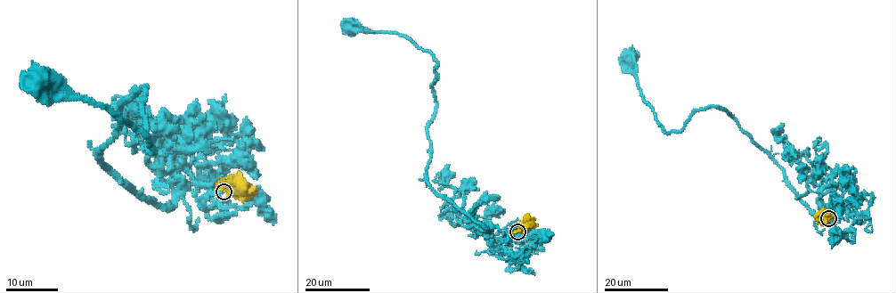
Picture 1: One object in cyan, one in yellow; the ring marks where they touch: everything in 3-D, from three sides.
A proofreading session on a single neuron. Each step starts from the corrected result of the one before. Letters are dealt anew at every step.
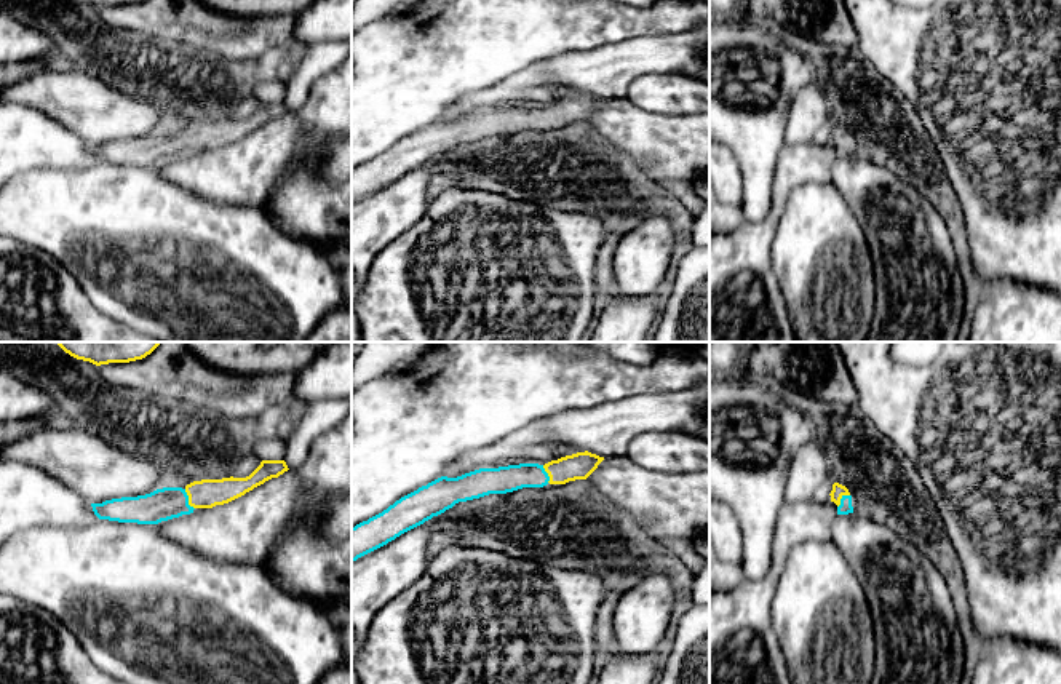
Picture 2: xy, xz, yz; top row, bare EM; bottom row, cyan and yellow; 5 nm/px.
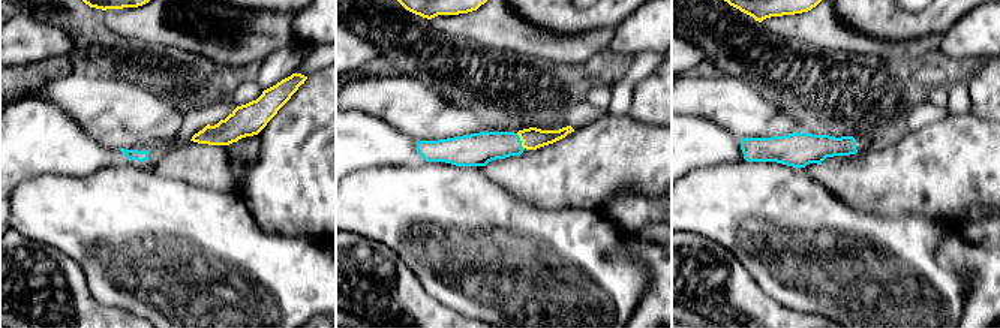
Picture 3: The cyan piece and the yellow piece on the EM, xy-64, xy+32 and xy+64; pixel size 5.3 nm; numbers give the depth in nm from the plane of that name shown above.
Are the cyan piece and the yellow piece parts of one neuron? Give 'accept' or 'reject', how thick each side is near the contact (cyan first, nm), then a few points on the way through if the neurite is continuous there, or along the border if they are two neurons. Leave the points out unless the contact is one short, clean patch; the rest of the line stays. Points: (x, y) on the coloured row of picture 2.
accept; 160 nm thick on the cyan side, 140 nm on the other; runs through xy (165, 504), (187, 499), (208, 493)

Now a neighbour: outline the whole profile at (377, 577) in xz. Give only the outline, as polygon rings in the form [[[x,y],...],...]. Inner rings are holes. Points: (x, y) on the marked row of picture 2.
[[[431,519],[352,563],[352,668],[376,614],[428,566]]]

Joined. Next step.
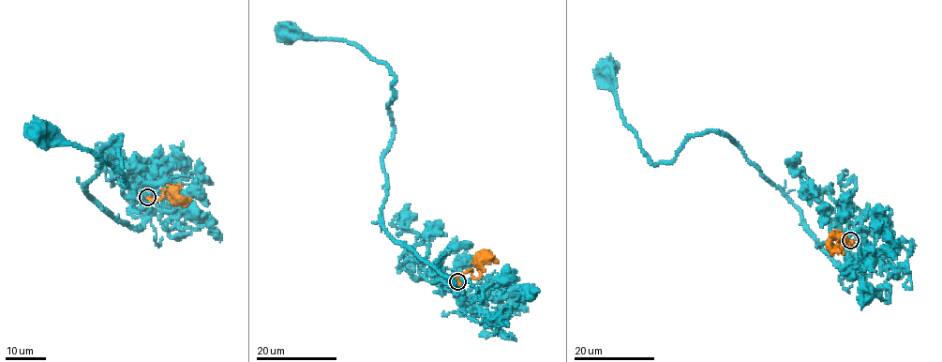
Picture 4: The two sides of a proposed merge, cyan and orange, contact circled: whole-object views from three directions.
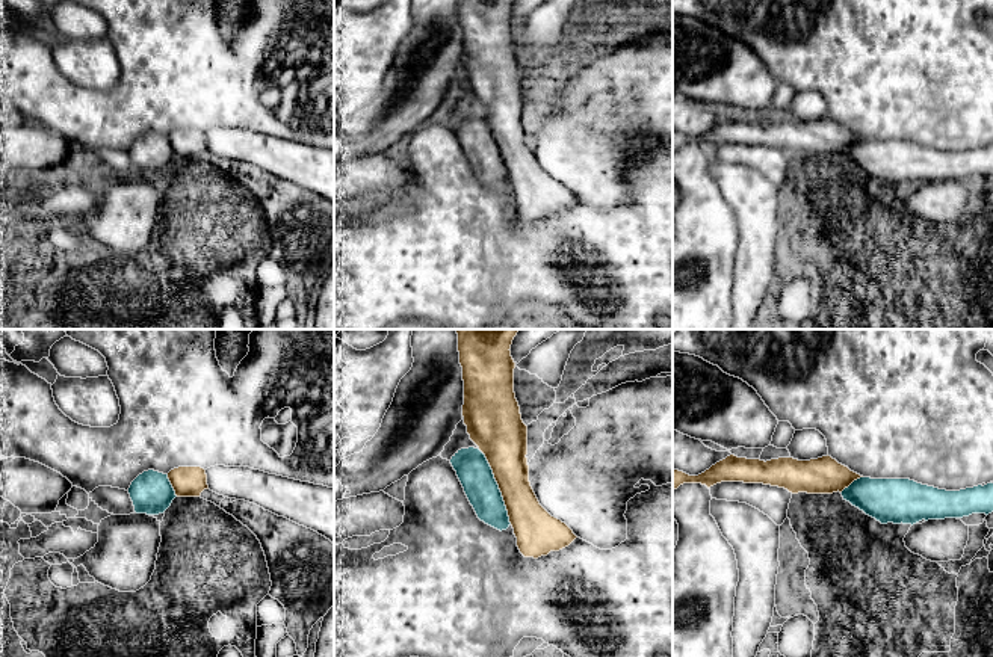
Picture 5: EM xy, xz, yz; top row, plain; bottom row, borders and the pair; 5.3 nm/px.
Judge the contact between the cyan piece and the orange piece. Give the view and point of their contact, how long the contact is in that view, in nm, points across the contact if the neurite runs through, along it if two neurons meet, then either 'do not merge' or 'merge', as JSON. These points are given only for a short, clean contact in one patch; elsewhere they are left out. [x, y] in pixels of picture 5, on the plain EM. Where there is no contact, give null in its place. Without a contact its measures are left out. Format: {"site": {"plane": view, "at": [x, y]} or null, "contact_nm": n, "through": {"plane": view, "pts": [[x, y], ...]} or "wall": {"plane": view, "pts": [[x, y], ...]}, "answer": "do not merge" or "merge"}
{"site": {"plane": "xz", "at": [498, 148]}, "contact_nm": 440, "answer": "merge"}

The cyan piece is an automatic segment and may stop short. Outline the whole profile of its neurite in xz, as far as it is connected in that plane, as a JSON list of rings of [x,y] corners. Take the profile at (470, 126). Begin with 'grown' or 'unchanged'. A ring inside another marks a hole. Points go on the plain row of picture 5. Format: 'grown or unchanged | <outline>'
grown | [[[458,0],[464,42],[462,79],[467,95],[478,109],[458,112],[450,125],[478,180],[500,193],[511,187],[520,214],[538,221],[568,208],[577,198],[540,166],[529,143],[527,88],[514,54],[512,2]]]

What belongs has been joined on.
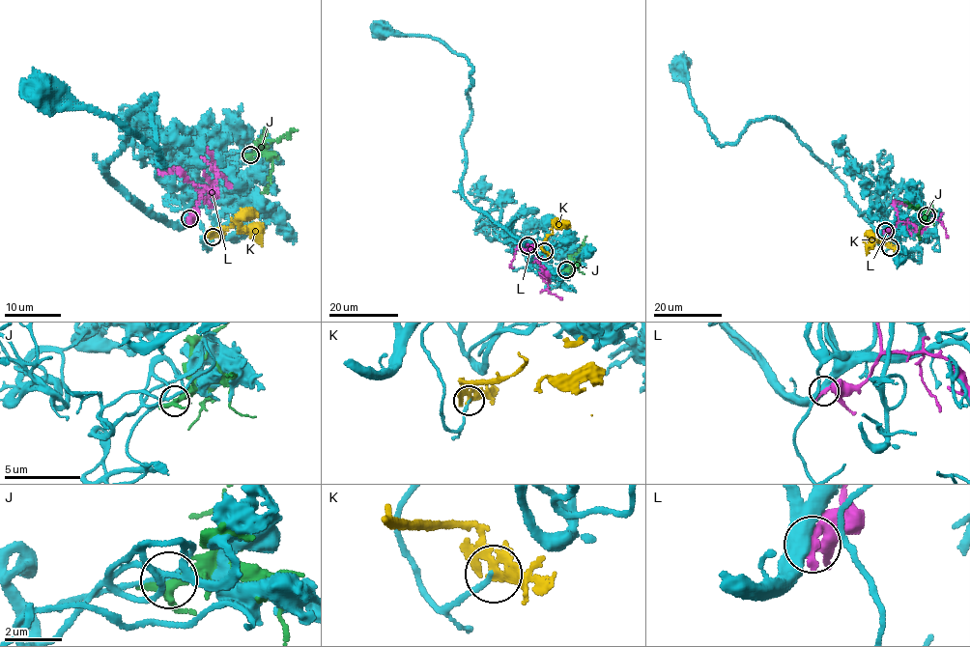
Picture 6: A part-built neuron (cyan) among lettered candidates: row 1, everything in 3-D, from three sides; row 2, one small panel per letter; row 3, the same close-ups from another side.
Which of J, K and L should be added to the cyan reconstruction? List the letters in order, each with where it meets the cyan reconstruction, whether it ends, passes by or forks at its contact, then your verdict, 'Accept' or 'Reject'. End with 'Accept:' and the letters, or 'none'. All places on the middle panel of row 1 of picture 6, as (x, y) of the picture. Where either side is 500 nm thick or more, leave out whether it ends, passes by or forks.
J: Touches cyan at (566, 269). It passes by. Reject
K: Touches cyan at (544, 251). It forks there. Accept
L: Touches cyan at (527, 245). Reject
Accept: K

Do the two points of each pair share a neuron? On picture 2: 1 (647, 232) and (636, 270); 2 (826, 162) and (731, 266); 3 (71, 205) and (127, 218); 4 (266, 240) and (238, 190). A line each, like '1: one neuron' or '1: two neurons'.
1: one neuron
2: one neuron
3: one neuron
4: two neurons

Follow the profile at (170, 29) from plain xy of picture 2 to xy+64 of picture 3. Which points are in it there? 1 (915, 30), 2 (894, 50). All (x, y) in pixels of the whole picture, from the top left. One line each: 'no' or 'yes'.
1: no
2: yes

